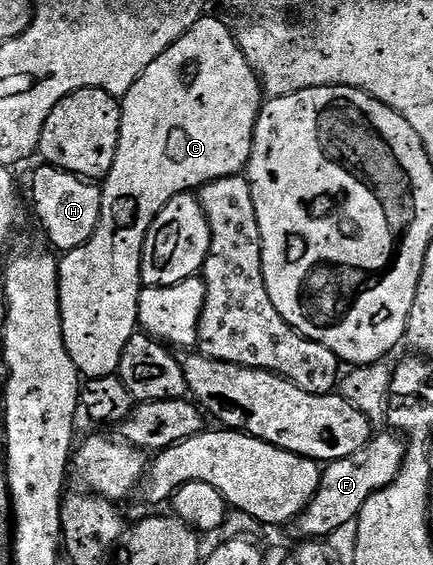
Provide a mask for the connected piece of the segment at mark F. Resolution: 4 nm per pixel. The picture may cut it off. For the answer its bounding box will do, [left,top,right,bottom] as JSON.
[292,430,407,538]

